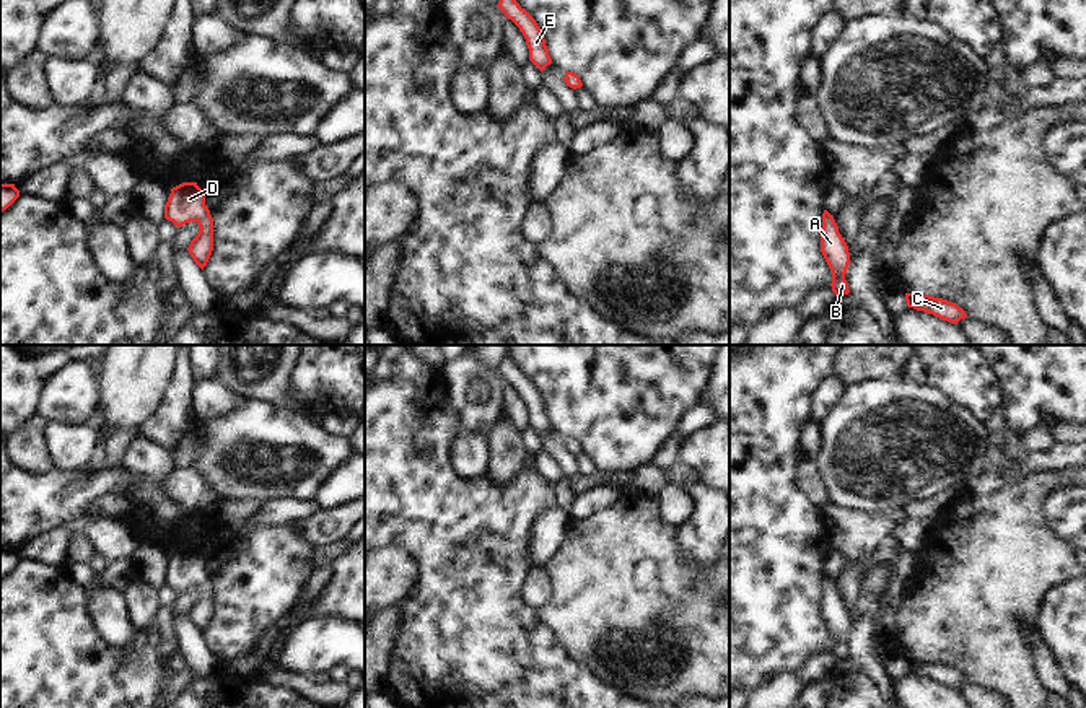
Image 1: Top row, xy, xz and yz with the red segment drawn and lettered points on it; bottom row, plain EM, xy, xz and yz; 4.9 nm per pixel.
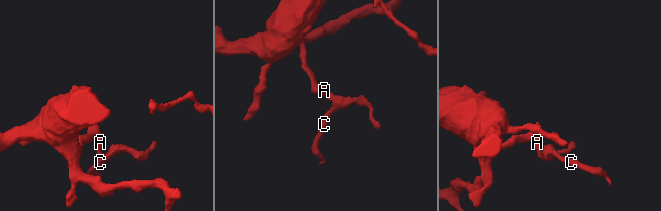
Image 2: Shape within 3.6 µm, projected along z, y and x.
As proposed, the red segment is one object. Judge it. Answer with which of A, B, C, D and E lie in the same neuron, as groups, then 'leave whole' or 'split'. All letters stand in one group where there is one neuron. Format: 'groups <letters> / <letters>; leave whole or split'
groups A B C D E; leave whole

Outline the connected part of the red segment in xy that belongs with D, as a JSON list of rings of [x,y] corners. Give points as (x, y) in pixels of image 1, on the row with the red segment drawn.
[[[182,182],[171,189],[164,205],[164,218],[177,228],[190,221],[199,225],[200,231],[190,241],[187,251],[204,270],[213,251],[213,218],[205,205],[205,192],[197,182]]]

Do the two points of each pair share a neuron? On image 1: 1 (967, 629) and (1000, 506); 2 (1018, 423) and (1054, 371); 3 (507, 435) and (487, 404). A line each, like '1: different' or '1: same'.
1: same
2: same
3: different

